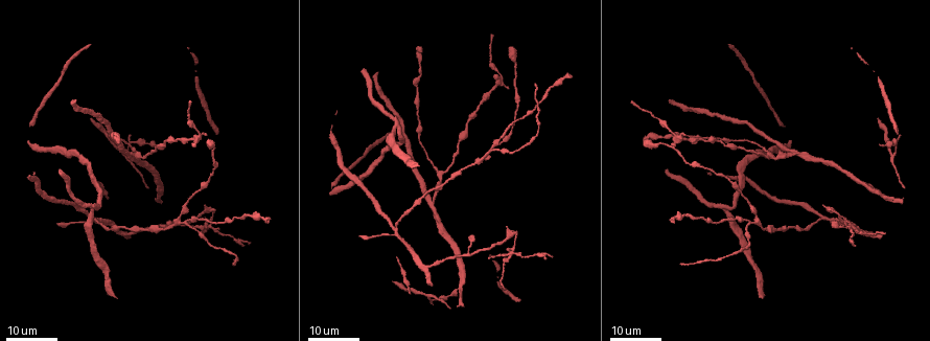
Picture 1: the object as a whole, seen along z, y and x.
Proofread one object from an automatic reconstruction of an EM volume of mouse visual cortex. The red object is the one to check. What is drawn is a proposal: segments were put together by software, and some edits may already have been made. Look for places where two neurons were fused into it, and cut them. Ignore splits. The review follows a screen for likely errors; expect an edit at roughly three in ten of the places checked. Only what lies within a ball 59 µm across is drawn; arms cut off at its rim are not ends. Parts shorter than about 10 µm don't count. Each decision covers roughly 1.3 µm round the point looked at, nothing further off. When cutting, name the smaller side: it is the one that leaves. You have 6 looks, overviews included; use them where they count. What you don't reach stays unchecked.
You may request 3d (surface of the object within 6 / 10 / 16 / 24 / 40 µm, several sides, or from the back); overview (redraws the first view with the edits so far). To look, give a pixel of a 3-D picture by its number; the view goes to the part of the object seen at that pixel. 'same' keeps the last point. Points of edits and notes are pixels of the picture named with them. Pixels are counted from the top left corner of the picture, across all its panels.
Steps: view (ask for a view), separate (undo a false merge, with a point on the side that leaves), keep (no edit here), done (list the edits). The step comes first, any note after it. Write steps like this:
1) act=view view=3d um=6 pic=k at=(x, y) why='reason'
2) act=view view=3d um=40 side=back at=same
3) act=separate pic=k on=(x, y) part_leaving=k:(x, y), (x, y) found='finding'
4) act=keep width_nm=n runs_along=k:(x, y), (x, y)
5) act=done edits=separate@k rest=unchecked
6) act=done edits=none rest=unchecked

act=view view=3d um=16 pic=1 at=(502, 82)

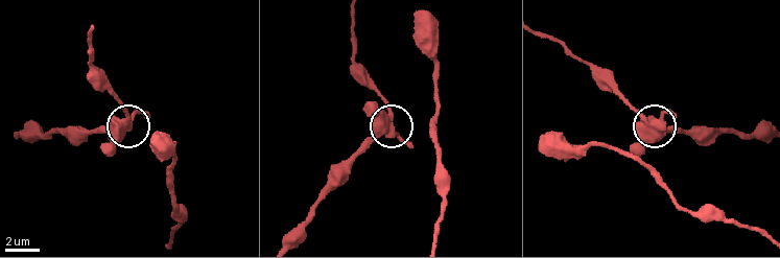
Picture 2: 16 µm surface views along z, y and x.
act=view view=3d um=10 pic=2 at=(390, 131) why='zoom in'

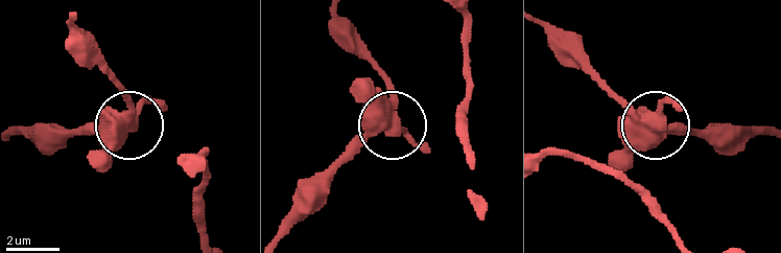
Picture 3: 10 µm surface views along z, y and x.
act=keep runs_along=3:(723, 135), (684, 135), (644, 119), (592, 70) found='continuous, no second neuron'

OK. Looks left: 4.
act=view view=3d um=16 pic=1 at=(485, 156)

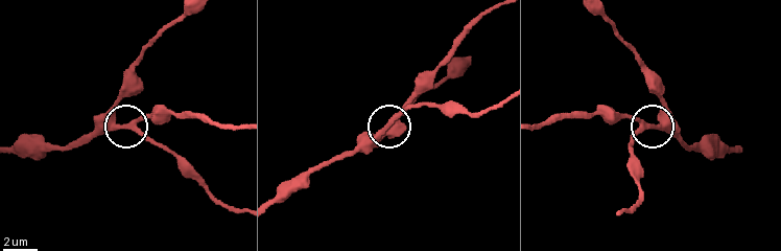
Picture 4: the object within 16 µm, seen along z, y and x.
act=view view=3d um=10 pic=4 at=(657, 127)

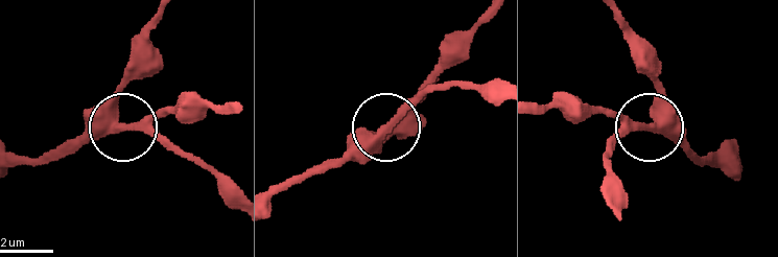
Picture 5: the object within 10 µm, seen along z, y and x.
act=view view=3d um=6 pic=5 at=(653, 127)

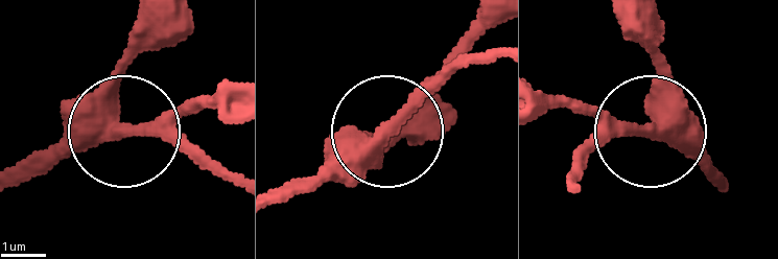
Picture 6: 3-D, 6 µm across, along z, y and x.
act=keep runs_along=6:(160, 19), (119, 75), (115, 110), (126, 127), (202, 150) found='all the same neuron'

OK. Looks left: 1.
act=done edits=none rest=unchecked

